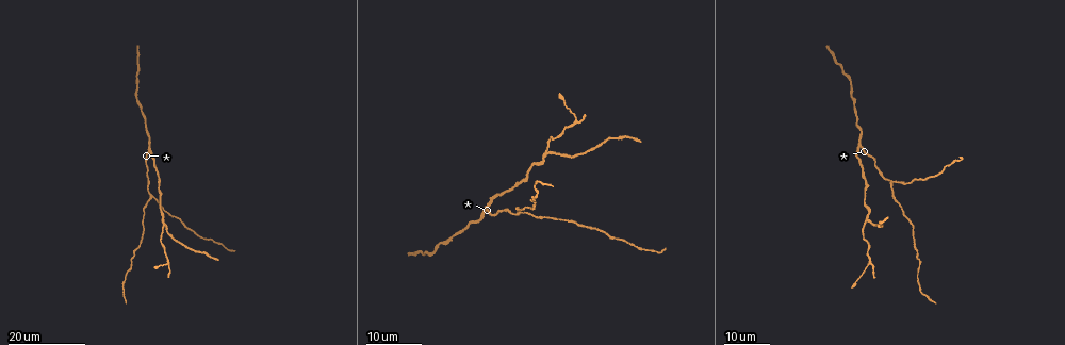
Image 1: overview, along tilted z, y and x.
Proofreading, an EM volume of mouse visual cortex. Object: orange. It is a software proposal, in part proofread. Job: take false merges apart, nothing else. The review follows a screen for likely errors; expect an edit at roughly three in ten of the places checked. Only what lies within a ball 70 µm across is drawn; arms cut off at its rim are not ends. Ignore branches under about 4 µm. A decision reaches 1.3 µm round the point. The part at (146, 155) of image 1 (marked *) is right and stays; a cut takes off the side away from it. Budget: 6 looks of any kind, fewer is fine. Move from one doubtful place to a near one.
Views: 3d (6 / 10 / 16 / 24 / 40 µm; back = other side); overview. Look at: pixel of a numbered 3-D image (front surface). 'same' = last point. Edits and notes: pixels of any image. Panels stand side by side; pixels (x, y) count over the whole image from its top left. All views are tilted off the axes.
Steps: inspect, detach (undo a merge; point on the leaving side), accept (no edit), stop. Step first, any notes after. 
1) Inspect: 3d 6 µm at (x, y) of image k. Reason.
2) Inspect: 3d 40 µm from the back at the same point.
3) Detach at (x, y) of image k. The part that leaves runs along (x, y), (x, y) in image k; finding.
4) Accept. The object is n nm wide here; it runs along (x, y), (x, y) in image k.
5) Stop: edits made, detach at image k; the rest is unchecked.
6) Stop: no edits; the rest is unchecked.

Inspect: 3d 24 µm at (520, 213) of image 1.

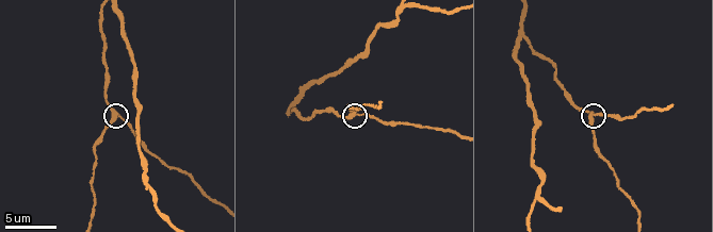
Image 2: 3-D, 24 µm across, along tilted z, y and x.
Inspect: 3d 10 µm at (592, 115) of image 2. Zoom in.

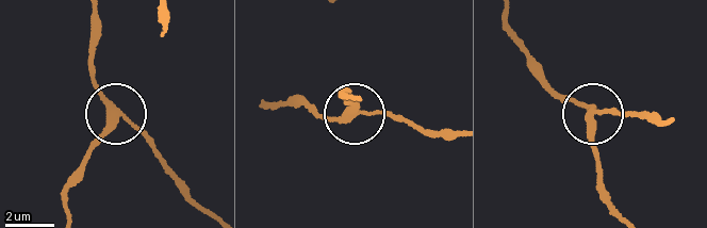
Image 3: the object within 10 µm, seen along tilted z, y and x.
Accept. The object is 260 nm wide here; it runs along (265, 103), (293, 96), (325, 112), (408, 119) in image 3; one cell here.

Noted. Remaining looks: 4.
Inspect: 3d 16 µm at (534, 134) of image 2. Sudden change in width.

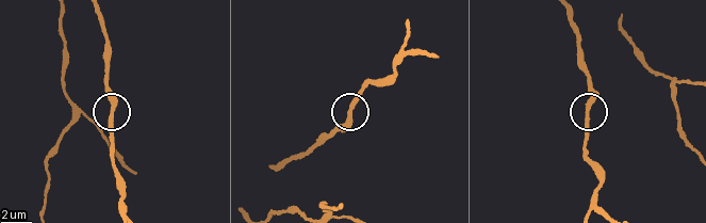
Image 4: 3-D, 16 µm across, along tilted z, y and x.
Accept. One cell here.

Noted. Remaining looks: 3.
Inspect: 3d 16 µm at (520, 36) of image 2. Branch point.

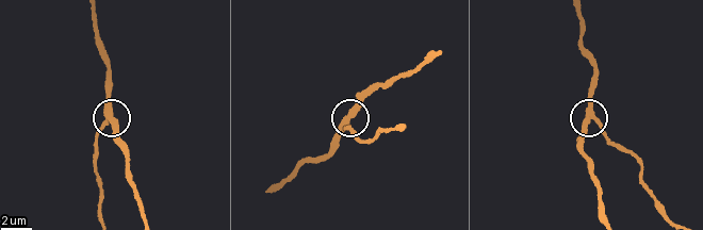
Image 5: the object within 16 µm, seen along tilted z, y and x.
Accept. The side arm is 32 µm long; continuous, no second cell.

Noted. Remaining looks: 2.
Stop: no edits; the rest is unchecked.

